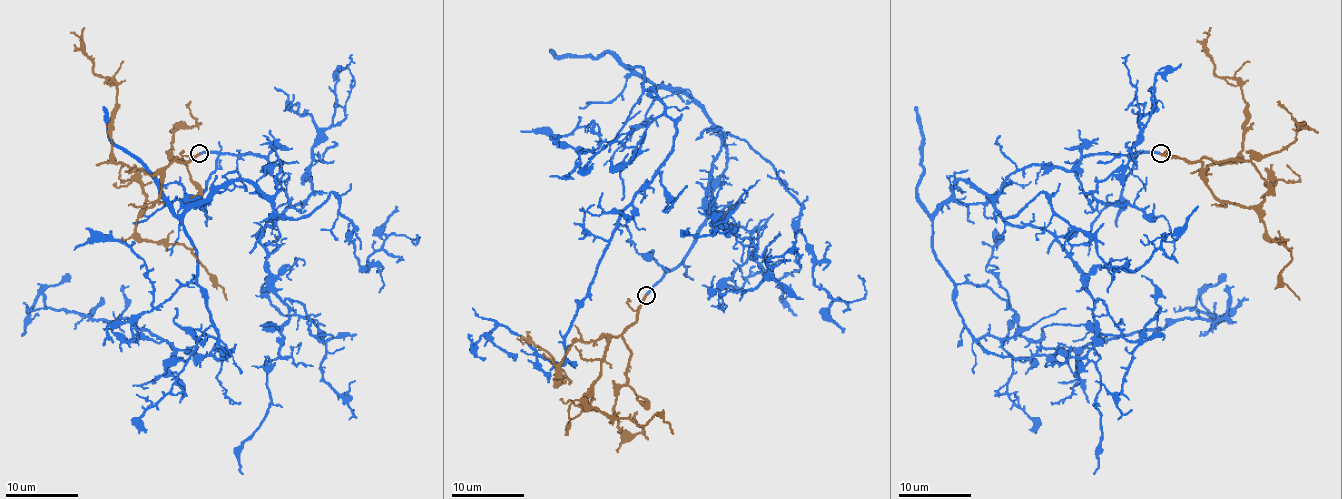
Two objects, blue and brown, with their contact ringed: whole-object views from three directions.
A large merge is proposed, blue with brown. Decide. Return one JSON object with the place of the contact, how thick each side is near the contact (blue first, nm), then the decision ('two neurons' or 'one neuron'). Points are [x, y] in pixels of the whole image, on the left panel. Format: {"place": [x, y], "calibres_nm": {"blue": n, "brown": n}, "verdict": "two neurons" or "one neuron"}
{"place": [199, 153], "calibres_nm": {"blue": 240, "brown": 240}, "verdict": "one neuron"}

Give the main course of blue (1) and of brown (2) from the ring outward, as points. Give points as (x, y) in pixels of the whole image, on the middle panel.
1: (647, 295), (714, 214), (727, 147), (629, 67), (674, 145), (564, 359), (500, 324), (467, 334)
2: (645, 295), (638, 317), (620, 334), (571, 346), (558, 377), (562, 381), (554, 361), (531, 341), (516, 337)

